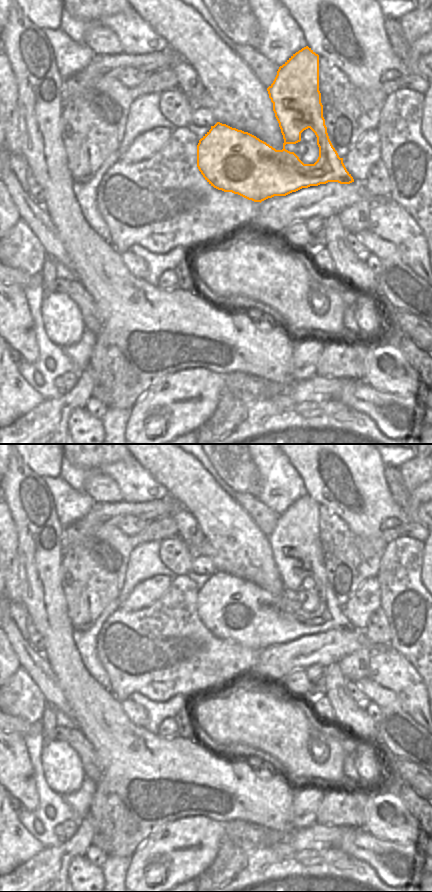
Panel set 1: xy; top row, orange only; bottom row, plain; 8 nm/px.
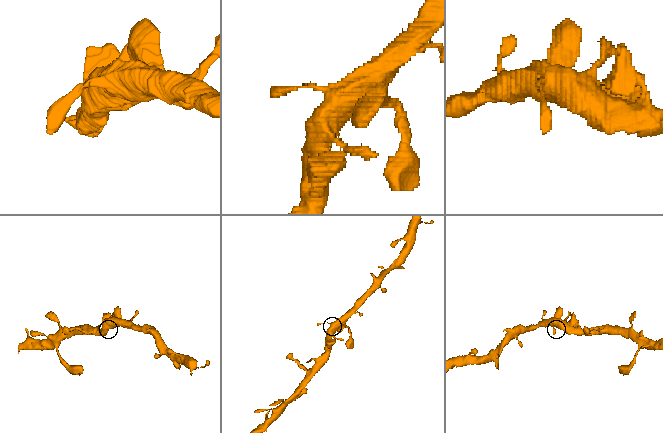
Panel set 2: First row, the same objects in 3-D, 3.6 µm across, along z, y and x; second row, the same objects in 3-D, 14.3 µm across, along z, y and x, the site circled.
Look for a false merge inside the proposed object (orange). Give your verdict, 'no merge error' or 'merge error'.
merge error

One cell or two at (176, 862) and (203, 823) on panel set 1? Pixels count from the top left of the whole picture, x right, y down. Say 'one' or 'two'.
one

